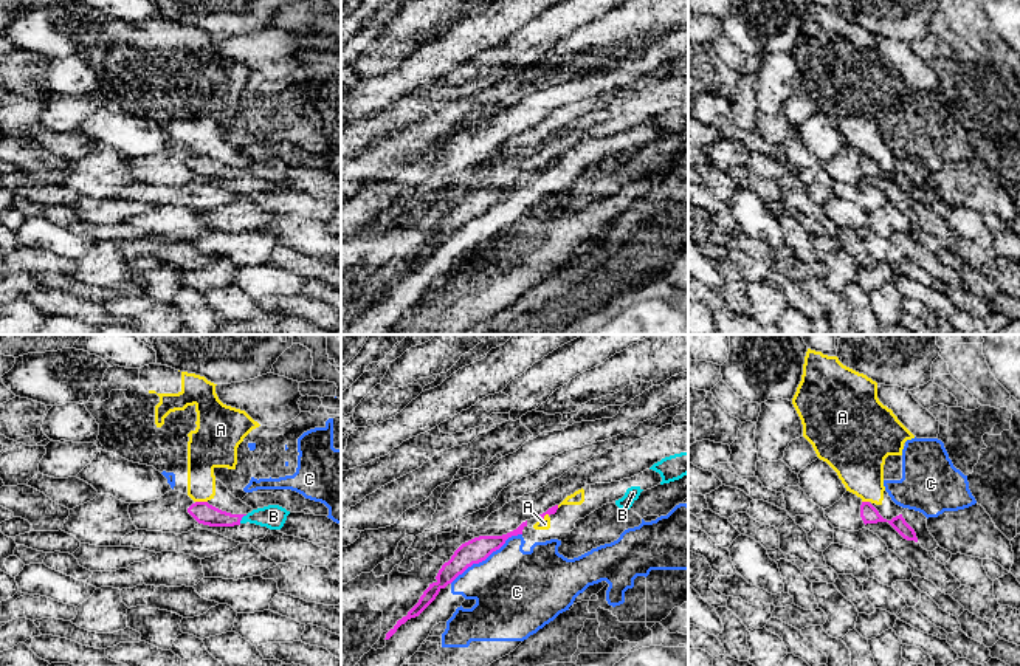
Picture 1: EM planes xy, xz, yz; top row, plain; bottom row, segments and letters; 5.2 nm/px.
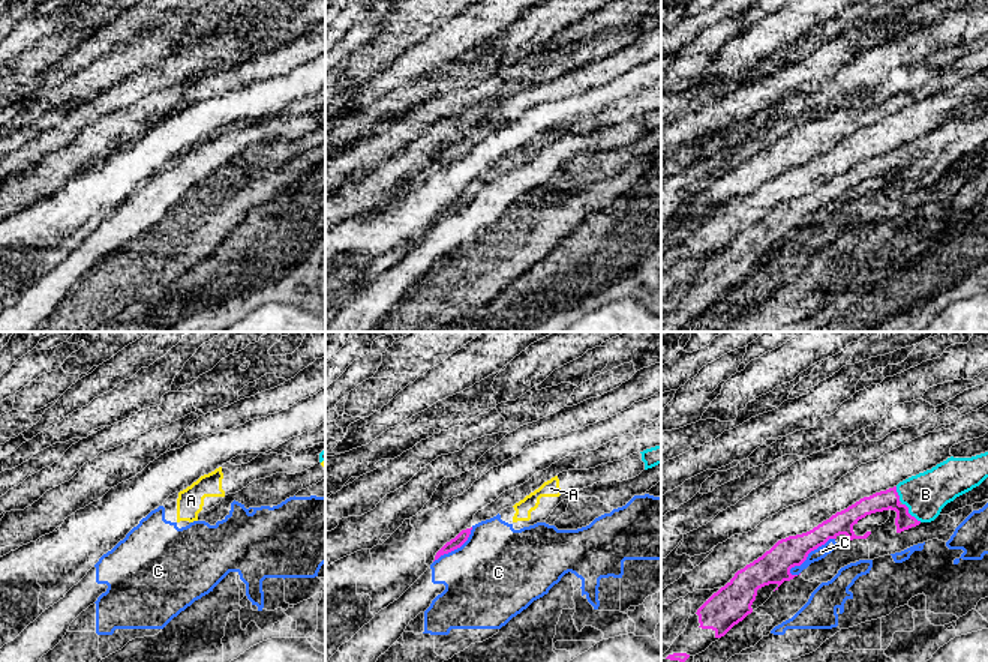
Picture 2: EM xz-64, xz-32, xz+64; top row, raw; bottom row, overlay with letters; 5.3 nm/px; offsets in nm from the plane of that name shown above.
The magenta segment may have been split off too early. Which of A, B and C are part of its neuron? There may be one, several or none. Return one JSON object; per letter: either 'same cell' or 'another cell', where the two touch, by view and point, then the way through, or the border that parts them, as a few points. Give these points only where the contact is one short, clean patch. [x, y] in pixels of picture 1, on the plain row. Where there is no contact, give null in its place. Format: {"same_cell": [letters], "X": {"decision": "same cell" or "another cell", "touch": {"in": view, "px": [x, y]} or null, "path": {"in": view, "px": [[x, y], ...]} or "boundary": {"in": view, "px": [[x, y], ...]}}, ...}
{"same_cell": ["B"], "A": {"decision": "another cell", "touch": {"in": "xy", "px": [202, 155]}, "boundary": {"in": "xy", "px": [[196, 154], [206, 155]]}}, "B": {"decision": "same cell", "touch": {"in": "xy", "px": [242, 169]}, "path": {"in": "xy", "px": [[203, 166], [214, 171], [242, 169], [273, 169]]}}, "C": {"decision": "another cell", "touch": {"in": "xz", "px": [485, 211]}, "boundary": {"in": "xz", "px": [[521, 186], [512, 188], [484, 212], [468, 219], [450, 236]]}}}

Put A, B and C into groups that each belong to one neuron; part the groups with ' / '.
A C / B

